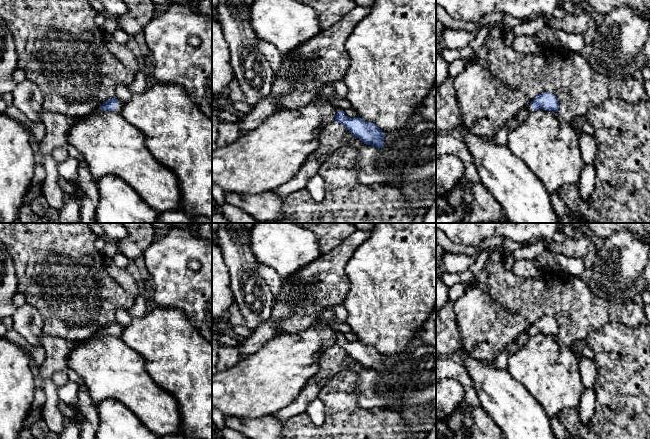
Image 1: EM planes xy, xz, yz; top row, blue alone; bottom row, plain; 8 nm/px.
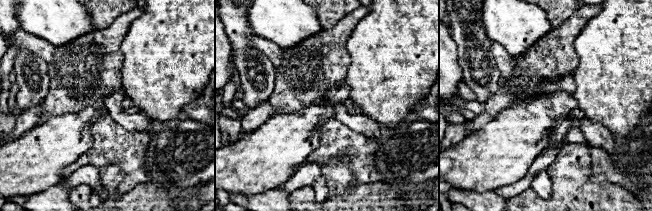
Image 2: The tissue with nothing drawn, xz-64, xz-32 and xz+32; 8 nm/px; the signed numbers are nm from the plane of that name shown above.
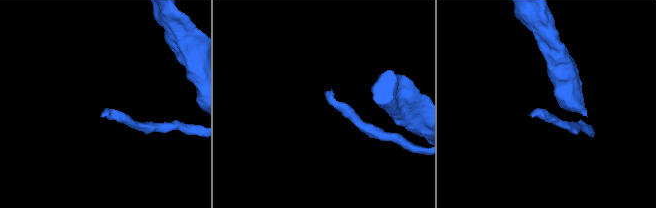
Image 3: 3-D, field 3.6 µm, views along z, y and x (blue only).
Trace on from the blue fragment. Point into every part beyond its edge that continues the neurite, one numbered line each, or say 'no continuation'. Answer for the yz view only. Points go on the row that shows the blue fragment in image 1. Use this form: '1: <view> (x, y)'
1: yz (500, 139)

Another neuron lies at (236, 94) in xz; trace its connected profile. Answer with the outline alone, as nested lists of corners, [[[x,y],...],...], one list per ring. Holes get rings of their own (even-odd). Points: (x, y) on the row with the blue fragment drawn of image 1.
[[[235,77],[231,80],[229,88],[230,102],[243,102],[245,100],[245,95],[243,94],[243,91],[241,90],[239,83]]]

